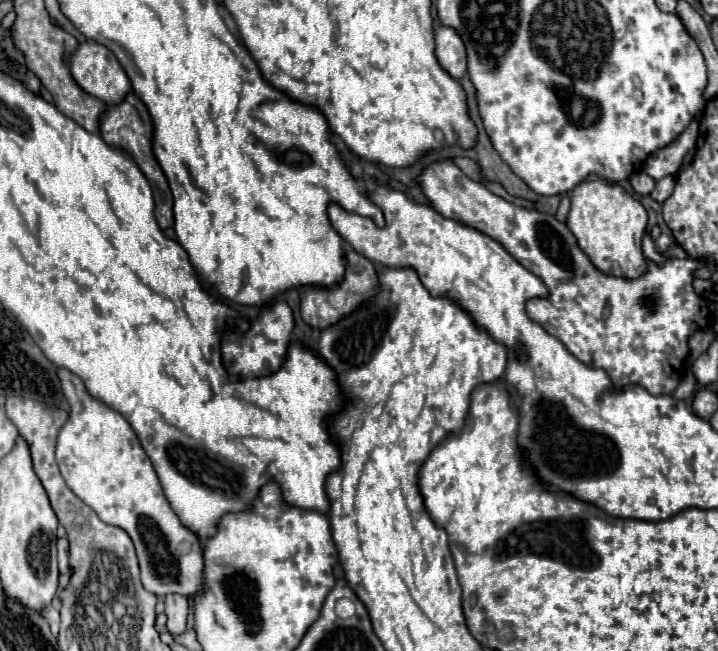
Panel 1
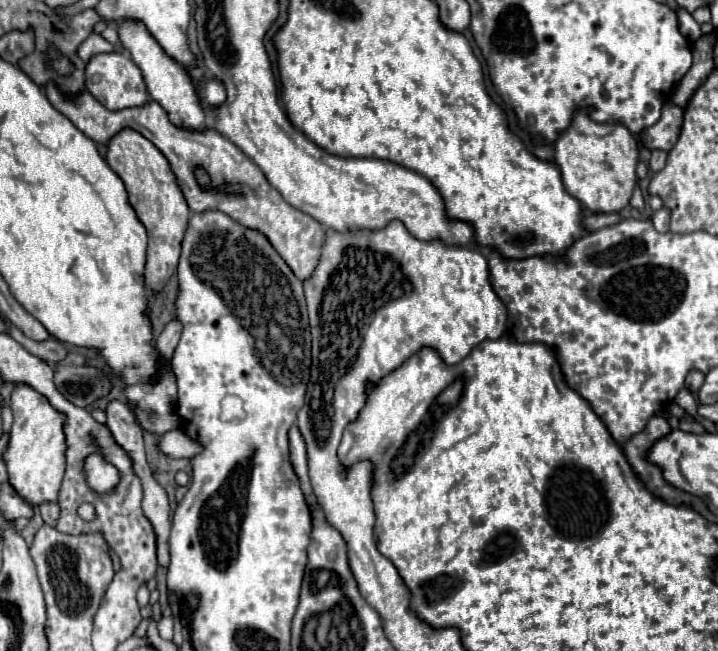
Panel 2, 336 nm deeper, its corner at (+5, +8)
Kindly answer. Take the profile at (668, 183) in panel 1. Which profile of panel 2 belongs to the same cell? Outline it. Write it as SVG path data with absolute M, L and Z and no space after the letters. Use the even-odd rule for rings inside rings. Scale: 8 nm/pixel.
M653 150L653 152L651 152L651 160L649 160L649 168L651 168L653 172L659 172L659 170L665 168L665 160L667 160L667 152L663 152L663 150Z

